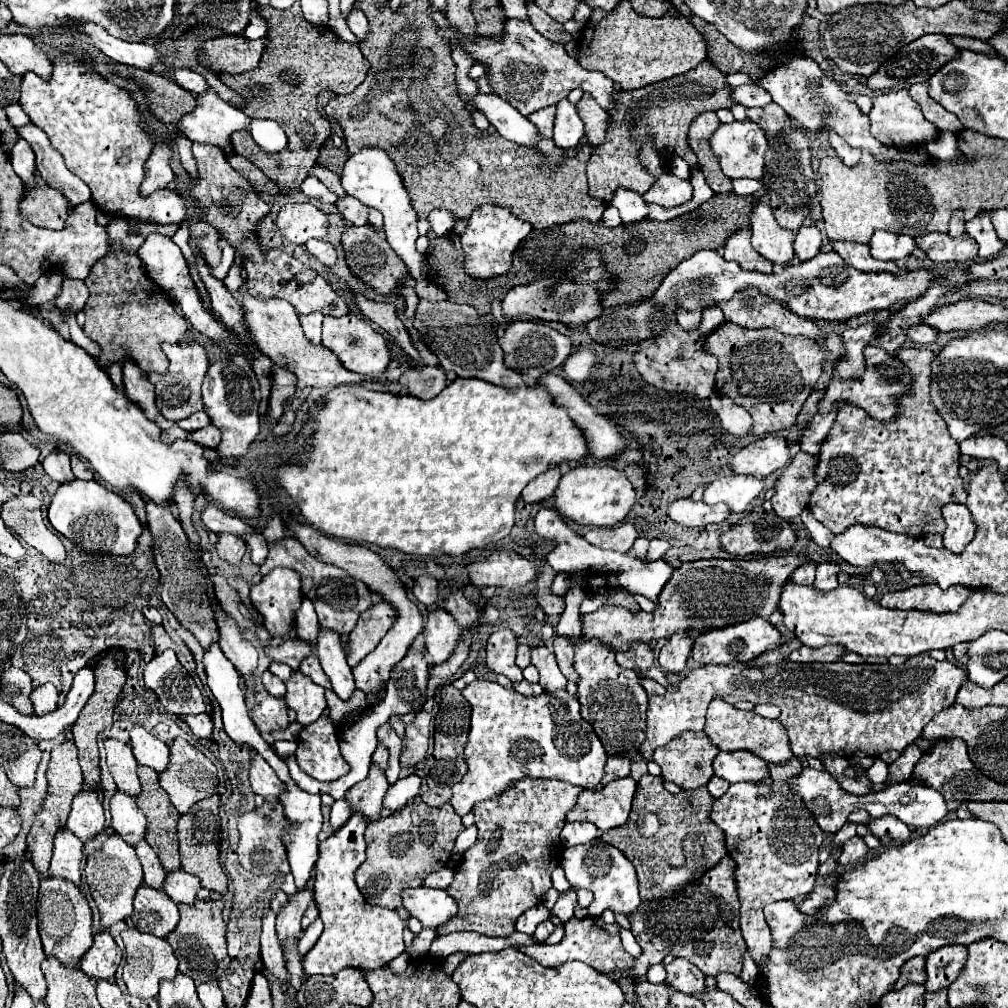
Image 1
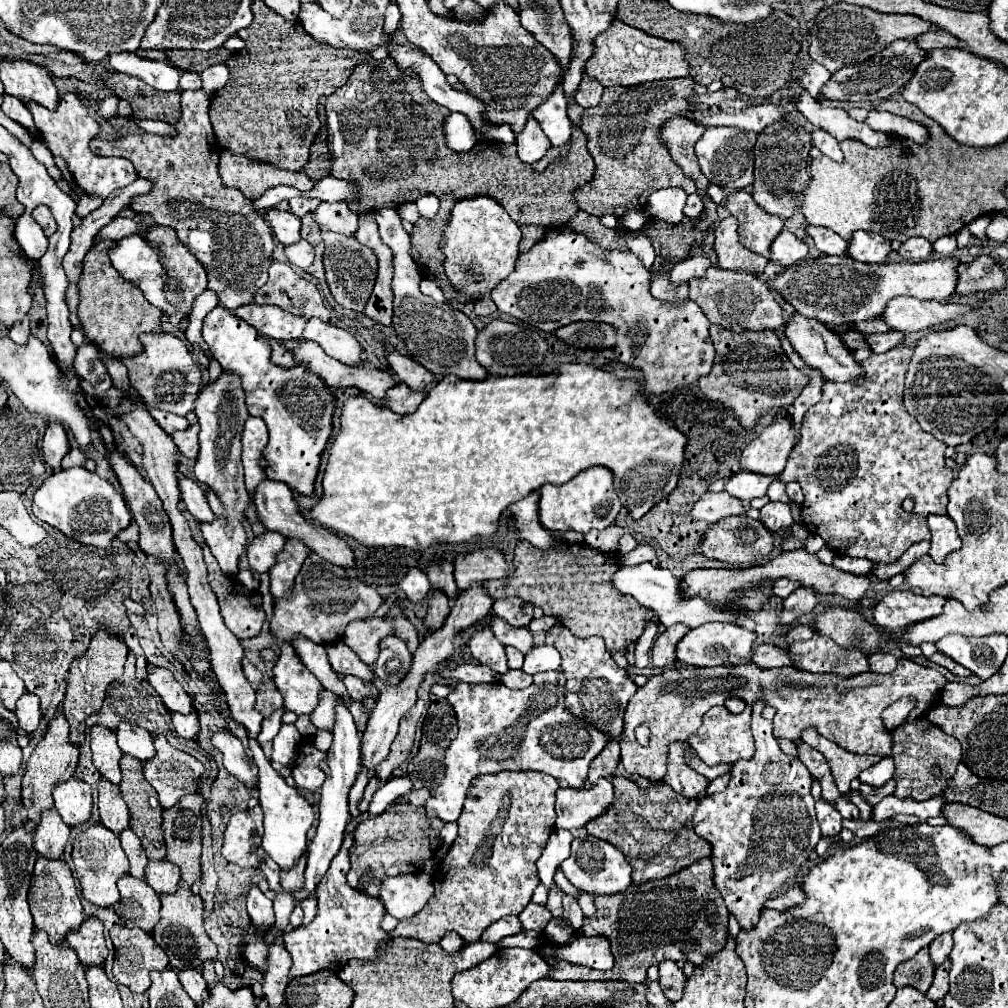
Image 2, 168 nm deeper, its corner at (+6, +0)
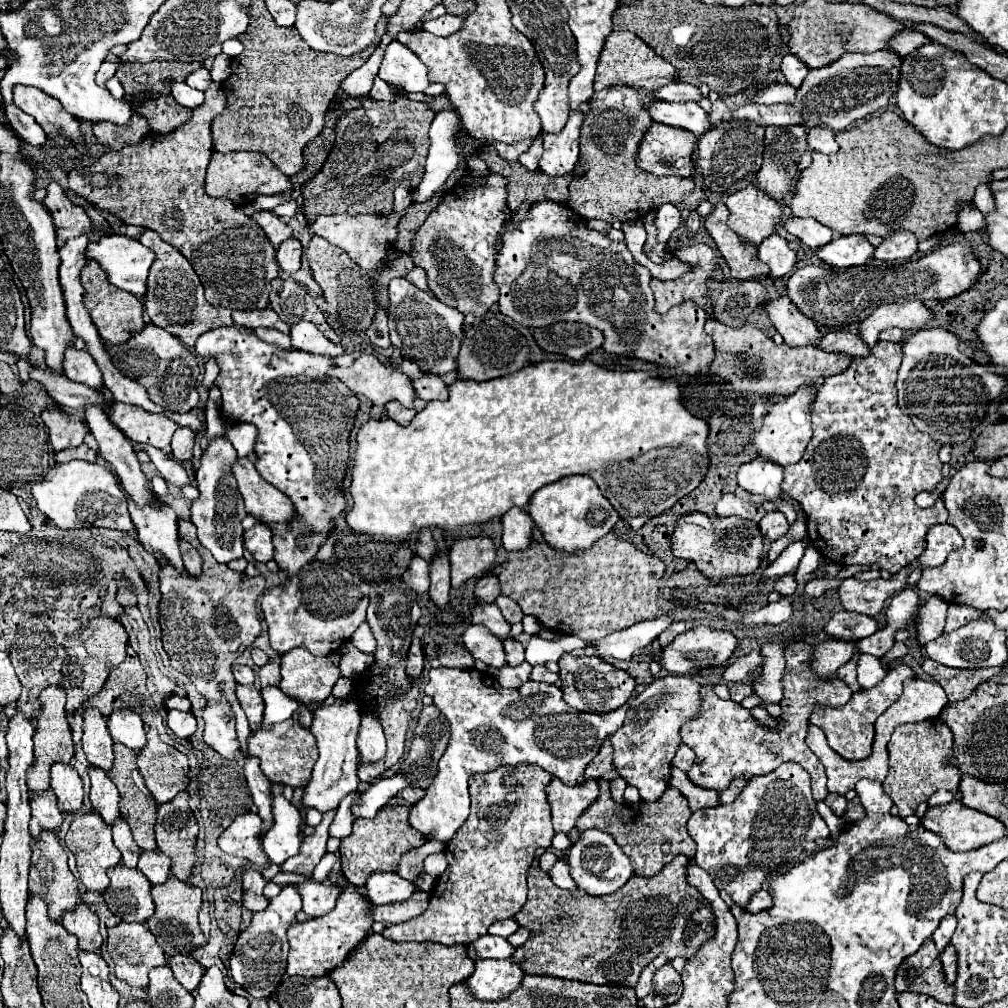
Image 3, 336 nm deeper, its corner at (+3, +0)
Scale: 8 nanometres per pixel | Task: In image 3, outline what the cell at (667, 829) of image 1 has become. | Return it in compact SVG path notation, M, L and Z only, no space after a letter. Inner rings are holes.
M598 780L598 786L600 786L600 798L596 798L596 802L592 806L588 806L588 810L584 814L580 814L580 822L576 822L576 828L580 832L584 832L588 828L600 828L600 830L612 834L616 844L632 860L636 876L658 874L678 854L694 858L696 844L686 830L686 822L692 812L688 808L688 800L676 788L670 786L664 792L664 796L656 802L638 802L638 804L630 804L630 806L618 806L610 798L608 782ZM666 840L672 840L668 854L662 852L662 844Z

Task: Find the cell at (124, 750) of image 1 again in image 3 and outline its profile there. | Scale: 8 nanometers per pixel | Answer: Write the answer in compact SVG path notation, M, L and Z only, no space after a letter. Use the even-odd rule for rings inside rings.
M84 708L84 736L82 736L82 750L90 764L108 770L112 766L112 738L106 728L106 718L96 708Z

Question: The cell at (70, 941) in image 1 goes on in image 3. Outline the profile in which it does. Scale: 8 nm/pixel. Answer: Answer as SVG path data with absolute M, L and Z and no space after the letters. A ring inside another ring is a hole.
M40 834L40 838L32 840L32 866L30 866L30 894L40 896L48 904L48 912L52 920L60 920L62 912L72 910L78 904L78 882L68 868L68 854L60 846L56 834Z

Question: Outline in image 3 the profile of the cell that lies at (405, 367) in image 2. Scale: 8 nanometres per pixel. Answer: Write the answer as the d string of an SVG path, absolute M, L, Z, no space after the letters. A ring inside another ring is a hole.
M424 374L422 378L414 380L412 382L418 398L426 400L426 402L432 402L432 400L448 400L448 384L438 378L438 376L430 376L430 374Z

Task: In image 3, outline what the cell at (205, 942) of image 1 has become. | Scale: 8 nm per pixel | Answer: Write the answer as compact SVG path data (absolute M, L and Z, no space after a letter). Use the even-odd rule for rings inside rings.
M170 876L168 882L160 886L152 886L152 900L156 904L154 916L148 920L150 932L156 936L156 942L164 950L166 958L174 954L192 954L192 950L204 944L204 936L198 926L198 910L202 906L202 890Z

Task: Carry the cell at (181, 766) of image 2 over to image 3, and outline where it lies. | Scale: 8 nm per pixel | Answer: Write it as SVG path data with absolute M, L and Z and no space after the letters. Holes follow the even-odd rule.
M156 728L146 730L146 746L138 752L138 770L158 804L170 802L188 786L188 758L158 738Z

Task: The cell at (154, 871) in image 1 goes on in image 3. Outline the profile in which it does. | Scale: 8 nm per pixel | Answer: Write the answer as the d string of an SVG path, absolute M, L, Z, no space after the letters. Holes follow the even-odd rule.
M118 818L116 824L112 824L112 834L114 834L116 848L122 854L122 864L128 866L128 868L136 868L138 856L140 856L140 848L138 848L138 844L132 838L130 826L122 818Z

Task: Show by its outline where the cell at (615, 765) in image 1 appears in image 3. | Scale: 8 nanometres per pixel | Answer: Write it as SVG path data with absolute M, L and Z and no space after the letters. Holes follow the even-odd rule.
M604 740L602 742L602 748L600 752L596 754L596 758L586 766L584 770L584 778L610 778L614 774L614 768L612 768L612 746L610 746L610 740Z

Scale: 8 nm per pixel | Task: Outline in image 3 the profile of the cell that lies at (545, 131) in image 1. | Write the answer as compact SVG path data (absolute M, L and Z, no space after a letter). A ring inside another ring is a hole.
M538 136L538 138L534 140L534 144L532 144L524 154L520 154L520 162L522 162L528 170L538 170L540 154L542 154L542 138Z

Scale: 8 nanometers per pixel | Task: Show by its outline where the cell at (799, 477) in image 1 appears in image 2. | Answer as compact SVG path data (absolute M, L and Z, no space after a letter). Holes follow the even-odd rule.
M769 502L761 508L761 518L759 518L771 532L777 532L781 528L787 528L793 524L789 504L785 502Z

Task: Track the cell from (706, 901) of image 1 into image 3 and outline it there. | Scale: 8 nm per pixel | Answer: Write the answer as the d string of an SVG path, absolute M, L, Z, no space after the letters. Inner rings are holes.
M676 856L656 876L632 876L620 890L606 896L590 896L584 894L584 890L560 890L552 884L544 870L530 866L528 902L524 904L520 914L514 916L518 926L530 930L530 938L514 950L512 962L520 962L520 968L526 974L634 988L642 968L648 966L658 954L666 954L670 960L676 956L694 956L696 950L714 934L714 914L702 894L686 882L686 866L688 858Z

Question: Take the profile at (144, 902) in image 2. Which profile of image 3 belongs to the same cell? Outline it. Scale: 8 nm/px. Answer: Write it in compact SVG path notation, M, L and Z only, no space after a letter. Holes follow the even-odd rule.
M124 864L114 866L112 870L108 870L108 878L110 878L110 890L104 892L104 900L108 910L122 918L124 922L146 922L152 914L154 914L154 902L150 898L150 882L144 878L144 874L140 874L140 870L136 868L126 868Z

